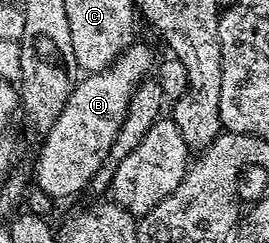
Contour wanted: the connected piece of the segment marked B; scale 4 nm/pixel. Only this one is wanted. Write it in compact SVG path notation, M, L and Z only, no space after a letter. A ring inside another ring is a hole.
M132 41L109 68L88 73L76 81L65 108L61 108L61 116L57 116L53 128L42 139L34 185L50 198L71 198L86 191L95 173L106 162L107 153L113 148L113 140L127 115L131 93L153 70L151 50L139 41Z

